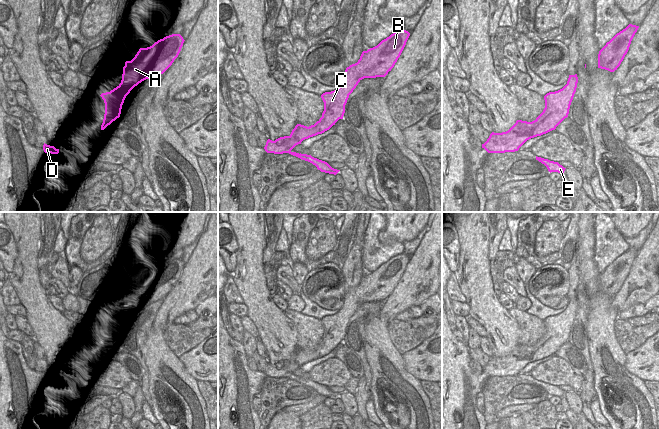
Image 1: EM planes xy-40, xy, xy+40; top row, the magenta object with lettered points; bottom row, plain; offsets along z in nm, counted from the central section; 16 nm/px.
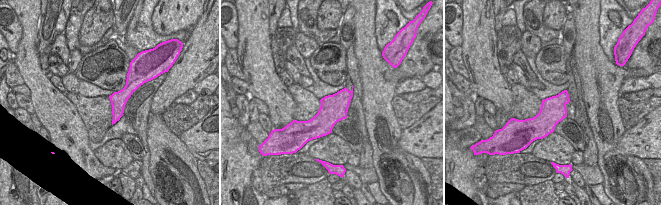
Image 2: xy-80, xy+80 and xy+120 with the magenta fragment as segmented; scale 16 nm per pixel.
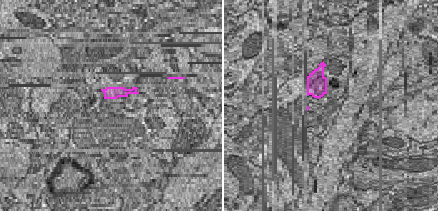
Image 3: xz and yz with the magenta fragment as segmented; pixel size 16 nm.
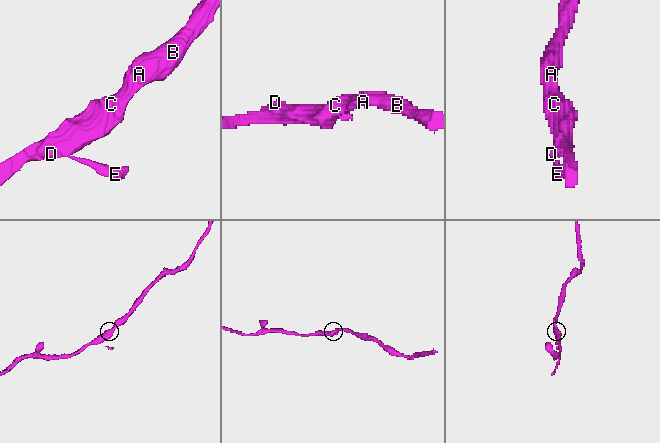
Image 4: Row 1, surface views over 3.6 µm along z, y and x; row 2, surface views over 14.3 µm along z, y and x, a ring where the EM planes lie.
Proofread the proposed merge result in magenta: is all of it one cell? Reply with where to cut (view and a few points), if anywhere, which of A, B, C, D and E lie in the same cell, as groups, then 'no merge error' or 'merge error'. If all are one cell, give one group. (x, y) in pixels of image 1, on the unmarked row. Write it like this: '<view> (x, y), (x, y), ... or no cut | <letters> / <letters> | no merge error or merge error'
no cut | A B C D E | no merge error

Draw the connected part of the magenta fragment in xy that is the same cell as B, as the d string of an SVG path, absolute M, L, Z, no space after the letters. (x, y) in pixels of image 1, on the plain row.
M404 253L391 258L377 270L363 275L357 287L346 292L343 307L338 313L321 319L324 326L322 341L309 351L297 348L289 360L272 365L267 364L264 371L267 377L289 377L315 389L321 396L336 399L340 394L332 392L327 386L307 378L291 374L305 363L329 354L339 343L343 343L349 319L364 302L385 301L400 281L410 257Z

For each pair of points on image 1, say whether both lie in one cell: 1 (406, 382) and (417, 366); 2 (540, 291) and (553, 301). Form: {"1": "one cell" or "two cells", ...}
{"1": "two cells", "2": "one cell"}

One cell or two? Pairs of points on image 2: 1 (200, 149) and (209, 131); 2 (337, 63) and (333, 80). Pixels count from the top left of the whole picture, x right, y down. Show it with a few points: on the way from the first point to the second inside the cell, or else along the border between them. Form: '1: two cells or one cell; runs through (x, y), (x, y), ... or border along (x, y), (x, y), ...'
1: one cell; runs through (204, 145), (209, 139), (209, 135)
2: one cell; runs through (333, 67), (333, 76)

